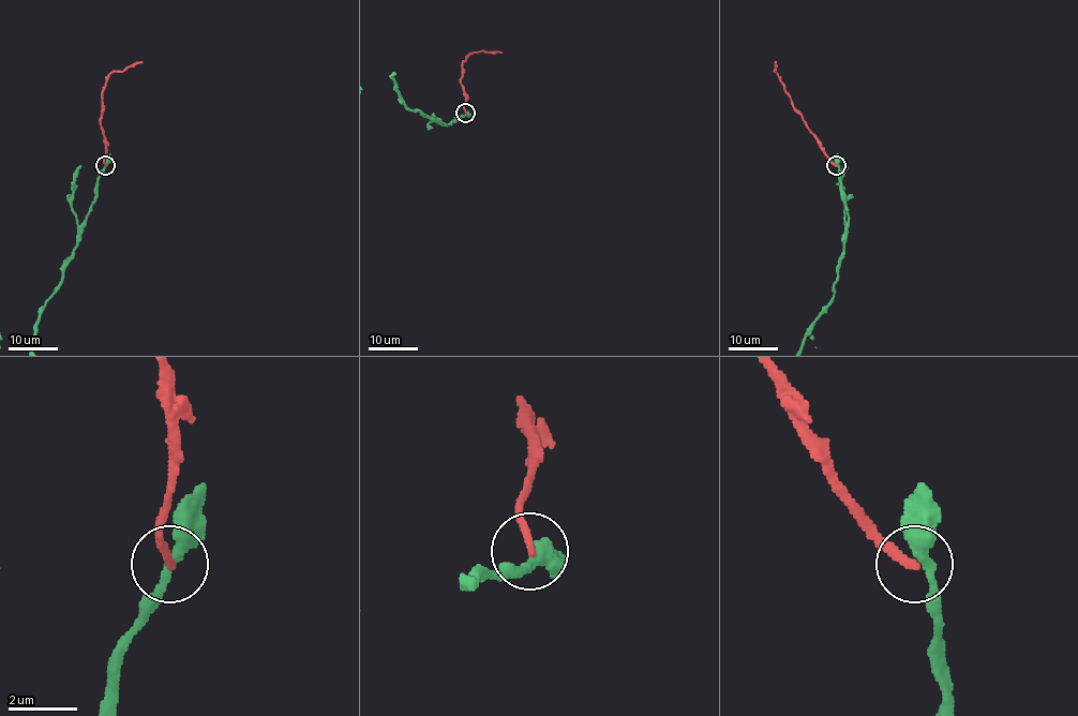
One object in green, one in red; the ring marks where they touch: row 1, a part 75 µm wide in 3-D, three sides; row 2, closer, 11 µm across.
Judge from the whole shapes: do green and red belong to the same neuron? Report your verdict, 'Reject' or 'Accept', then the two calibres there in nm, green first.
Reject. Thickness 340 nm (green) against 240 nm

